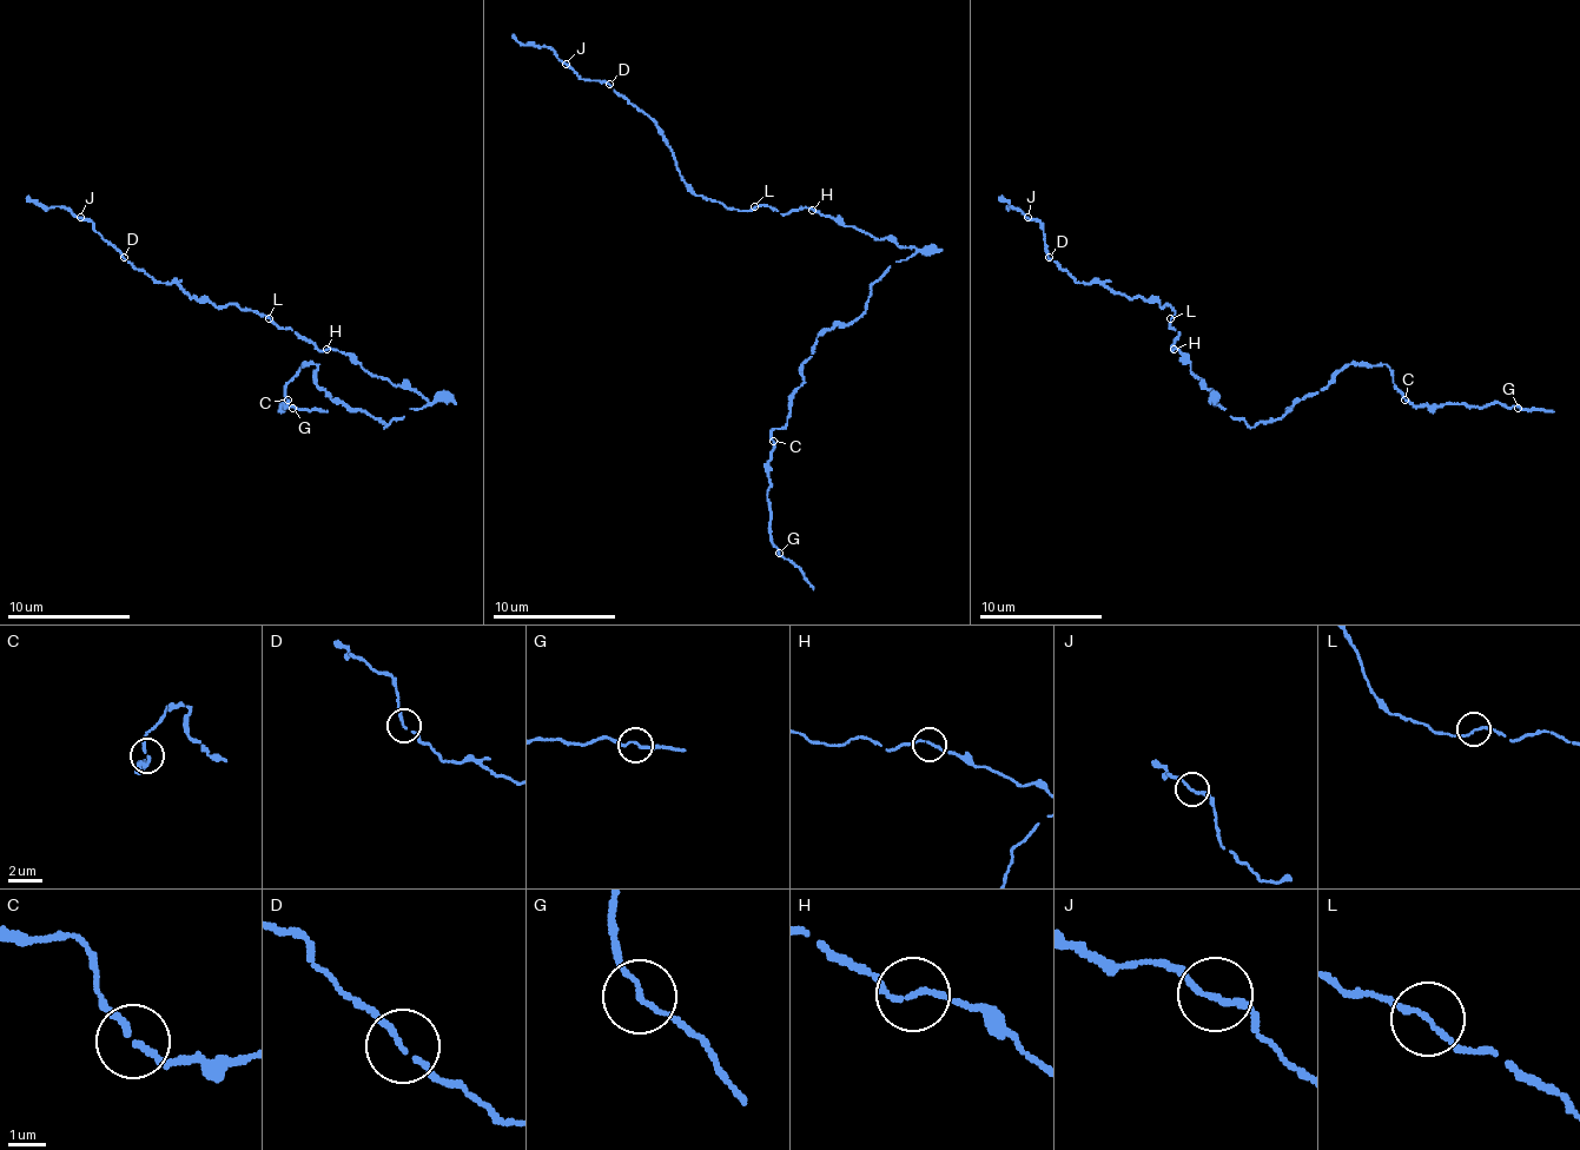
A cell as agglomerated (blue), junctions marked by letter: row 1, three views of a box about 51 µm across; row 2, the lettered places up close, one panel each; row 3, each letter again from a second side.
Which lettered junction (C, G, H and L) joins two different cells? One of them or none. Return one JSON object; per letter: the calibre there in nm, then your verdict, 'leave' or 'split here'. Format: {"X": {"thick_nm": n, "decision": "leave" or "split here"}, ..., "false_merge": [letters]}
{"C": {"thick_nm": 140, "decision": "leave"}, "G": {"thick_nm": 120, "decision": "leave"}, "H": {"thick_nm": 120, "decision": "leave"}, "L": {"thick_nm": 120, "decision": "leave"}, "false_merge": []}

